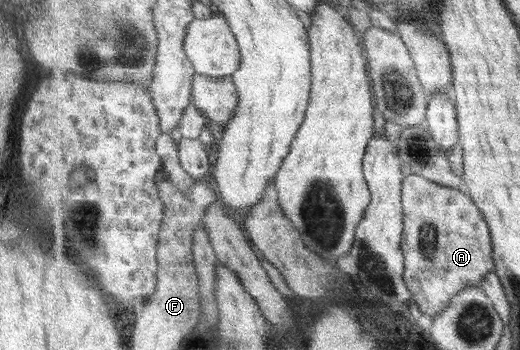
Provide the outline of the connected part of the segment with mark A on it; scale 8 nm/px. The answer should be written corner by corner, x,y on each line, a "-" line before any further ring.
414,173
403,180
403,211
404,278
419,310
434,319
454,296
467,286
479,286
495,270
491,229
473,198

